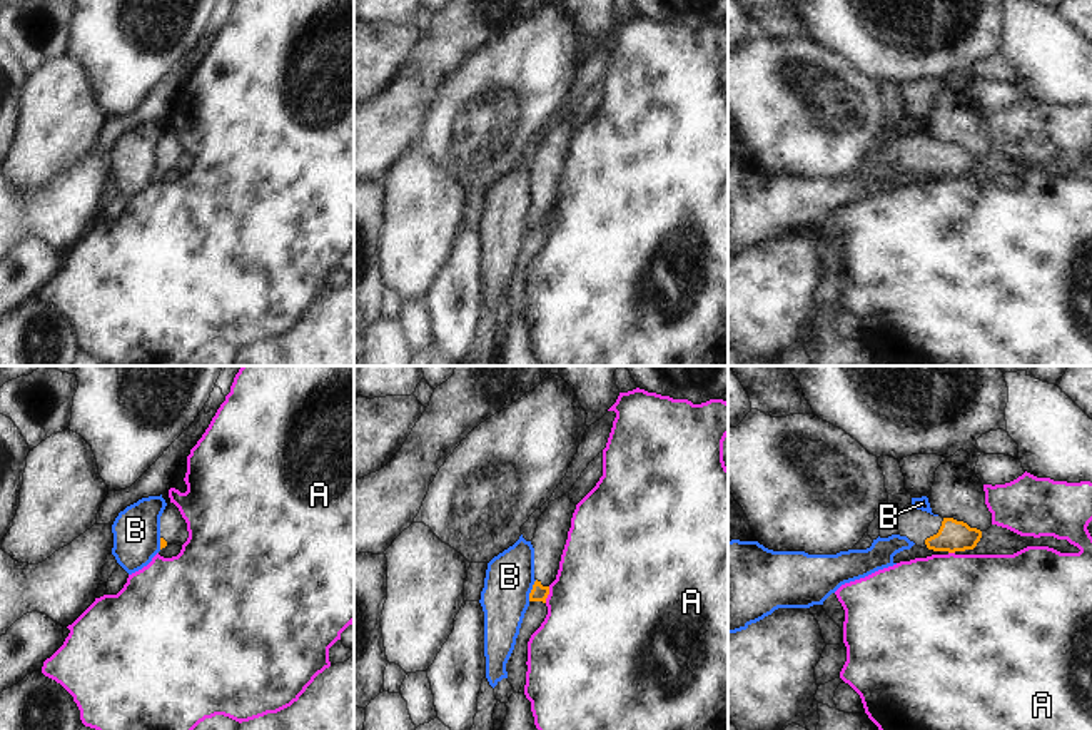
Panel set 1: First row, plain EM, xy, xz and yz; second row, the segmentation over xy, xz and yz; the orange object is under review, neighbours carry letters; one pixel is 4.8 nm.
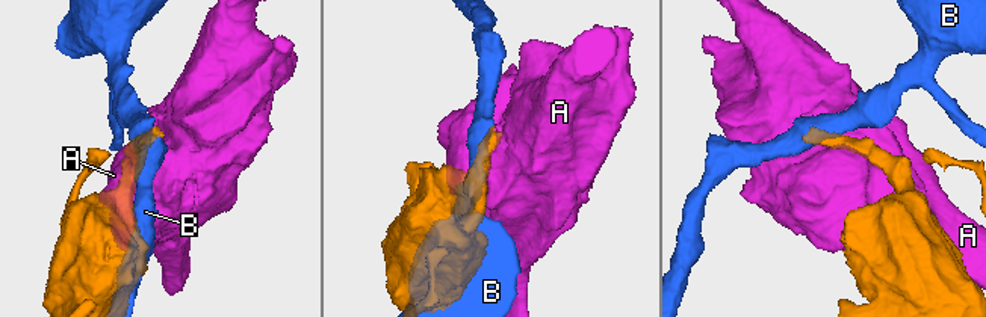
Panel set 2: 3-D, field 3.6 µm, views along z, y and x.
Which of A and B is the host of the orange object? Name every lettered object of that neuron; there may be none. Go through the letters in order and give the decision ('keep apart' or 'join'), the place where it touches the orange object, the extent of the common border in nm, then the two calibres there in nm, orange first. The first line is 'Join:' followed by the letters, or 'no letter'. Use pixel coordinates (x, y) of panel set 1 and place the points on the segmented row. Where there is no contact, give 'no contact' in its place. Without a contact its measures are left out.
Join: no letter
A: keep apart; meets orange in xz at (548, 593); contact 80 nm long; 80 nm thick on the orange side, 500 nm on the other
B: keep apart; meets orange in xz at (531, 590); contact 110 nm long; 80 nm thick on the orange side, 240 nm on the other

